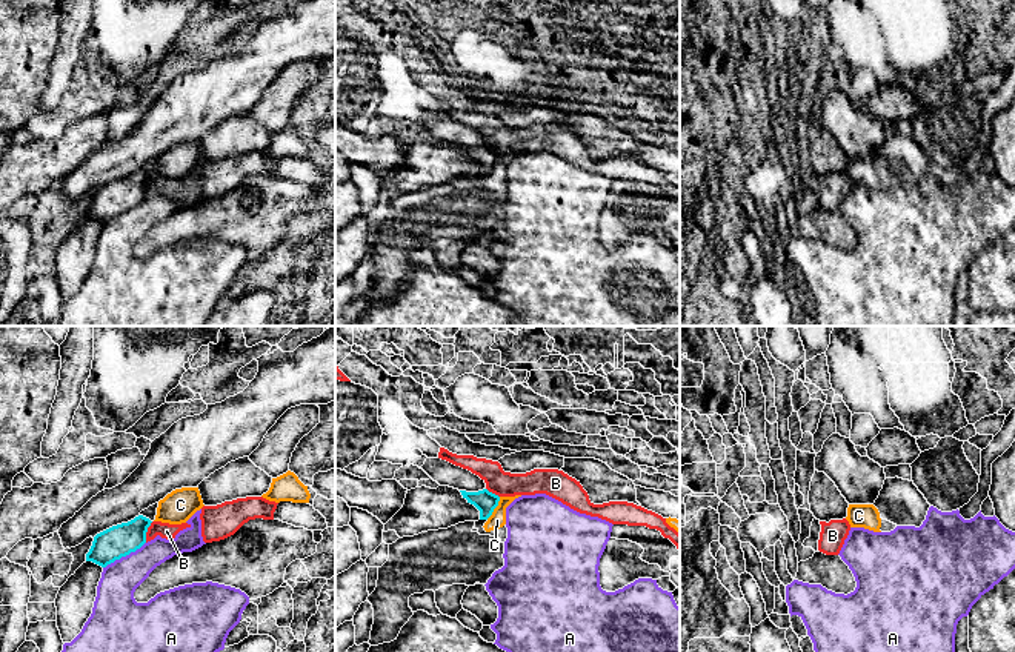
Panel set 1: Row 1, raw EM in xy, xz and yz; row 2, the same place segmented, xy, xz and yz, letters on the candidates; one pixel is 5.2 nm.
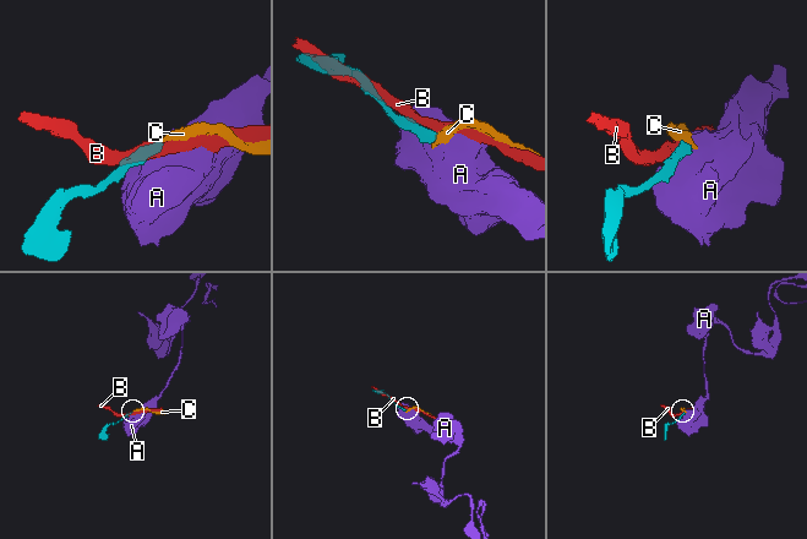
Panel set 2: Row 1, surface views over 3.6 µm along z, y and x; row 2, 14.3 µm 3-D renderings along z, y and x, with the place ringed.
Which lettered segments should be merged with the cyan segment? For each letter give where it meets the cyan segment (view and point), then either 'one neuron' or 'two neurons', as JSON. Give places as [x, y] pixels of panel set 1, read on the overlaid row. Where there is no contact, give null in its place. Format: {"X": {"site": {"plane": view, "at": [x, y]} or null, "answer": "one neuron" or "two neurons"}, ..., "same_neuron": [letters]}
{"A": {"site": {"plane": "xy", "at": [123, 555]}, "answer": "two neurons"}, "B": {"site": {"plane": "xy", "at": [146, 531]}, "answer": "two neurons"}, "C": {"site": {"plane": "xz", "at": [495, 506]}, "answer": "two neurons"}, "same_neuron": []}

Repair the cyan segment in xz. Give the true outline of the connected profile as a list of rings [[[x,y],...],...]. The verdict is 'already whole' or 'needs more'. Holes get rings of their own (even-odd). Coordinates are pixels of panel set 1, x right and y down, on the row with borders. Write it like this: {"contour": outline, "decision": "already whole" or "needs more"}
{"contour": [[[488,489],[478,492],[460,492],[463,498],[468,500],[468,503],[474,504],[480,511],[480,520],[488,520],[500,501],[500,497],[489,492]]], "decision": "already whole"}

